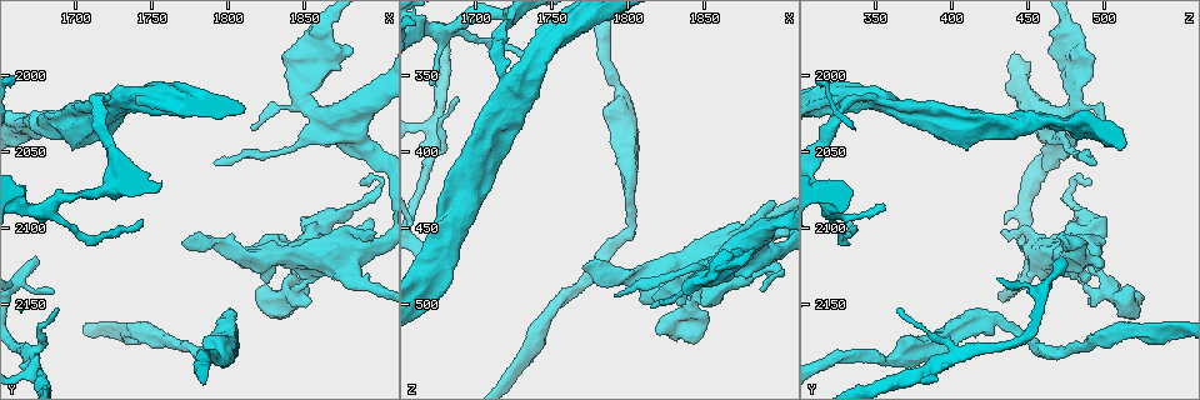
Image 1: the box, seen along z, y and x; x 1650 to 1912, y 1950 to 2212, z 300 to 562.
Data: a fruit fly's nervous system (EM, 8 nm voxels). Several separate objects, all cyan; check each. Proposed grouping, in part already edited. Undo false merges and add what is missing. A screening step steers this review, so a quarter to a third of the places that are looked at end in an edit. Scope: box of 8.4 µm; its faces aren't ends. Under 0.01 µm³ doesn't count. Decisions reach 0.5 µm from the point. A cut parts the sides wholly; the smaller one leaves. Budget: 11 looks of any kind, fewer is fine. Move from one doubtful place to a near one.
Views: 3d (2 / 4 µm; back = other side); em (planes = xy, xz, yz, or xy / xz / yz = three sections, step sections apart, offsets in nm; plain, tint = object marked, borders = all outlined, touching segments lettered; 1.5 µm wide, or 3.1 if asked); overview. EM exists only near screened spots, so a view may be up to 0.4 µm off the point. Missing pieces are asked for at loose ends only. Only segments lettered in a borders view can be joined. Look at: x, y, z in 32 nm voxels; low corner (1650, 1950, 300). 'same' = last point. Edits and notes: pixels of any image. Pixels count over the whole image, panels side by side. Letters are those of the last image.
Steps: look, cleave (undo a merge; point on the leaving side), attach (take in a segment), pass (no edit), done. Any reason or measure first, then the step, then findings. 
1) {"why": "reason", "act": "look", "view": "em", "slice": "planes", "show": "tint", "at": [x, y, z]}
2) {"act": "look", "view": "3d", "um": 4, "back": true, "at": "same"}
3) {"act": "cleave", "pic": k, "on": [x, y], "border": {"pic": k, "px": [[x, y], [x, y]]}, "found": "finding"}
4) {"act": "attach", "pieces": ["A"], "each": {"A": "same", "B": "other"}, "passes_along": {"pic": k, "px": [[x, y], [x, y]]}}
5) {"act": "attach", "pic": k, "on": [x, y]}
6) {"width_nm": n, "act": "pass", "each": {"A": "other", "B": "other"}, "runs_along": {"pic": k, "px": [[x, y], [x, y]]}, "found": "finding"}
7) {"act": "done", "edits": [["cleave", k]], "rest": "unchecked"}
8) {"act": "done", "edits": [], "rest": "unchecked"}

{"why": "an open end", "act": "look", "view": "em", "slice": "planes", "show": "borders", "at": [1672, 2120, 474]}

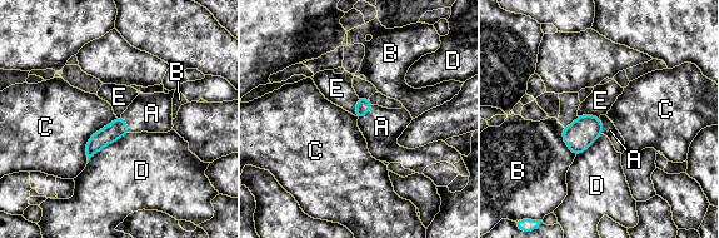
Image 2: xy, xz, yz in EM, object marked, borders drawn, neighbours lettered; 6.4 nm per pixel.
{"act": "attach", "pic": 2, "on": [382, 127], "each": {"A": "same", "B": "other", "C": "other", "D": "other", "E": "other"}, "found": "the cell continues"}

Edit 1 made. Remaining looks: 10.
{"act": "look", "view": "overview"}

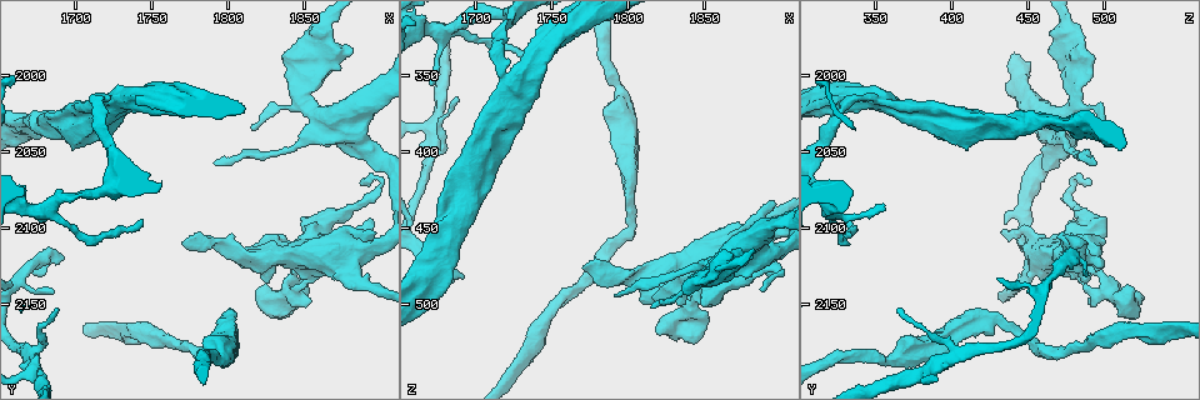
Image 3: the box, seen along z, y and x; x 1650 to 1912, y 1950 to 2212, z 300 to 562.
{"act": "look", "view": "em", "slice": "planes", "show": "tint", "at": [1854, 1968, 482]}

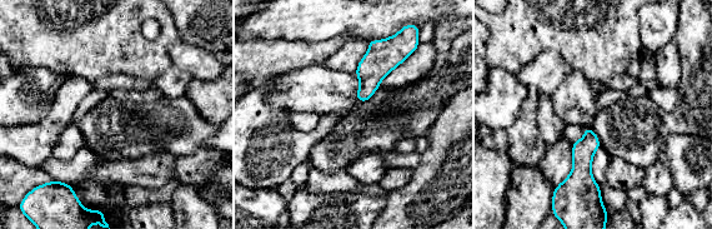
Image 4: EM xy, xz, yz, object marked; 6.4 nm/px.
{"act": "look", "view": "em", "slice": "planes", "show": "borders", "at": "same"}

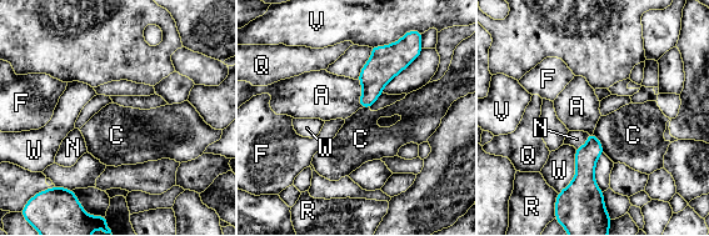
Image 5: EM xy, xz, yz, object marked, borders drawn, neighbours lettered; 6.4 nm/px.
{"act": "pass", "each": {"A": "other", "C": "other", "F": "other", "N": "other", "Q": "other", "R": "other", "V": "other", "W": "other"}, "border": {"pic": 5, "px": [[357, 80], [362, 88], [362, 108]]}, "found": "none of them fits"}

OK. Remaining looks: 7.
{"why": "tapers out", "act": "look", "view": "3d", "um": 2, "at": [1814, 2032, 502]}

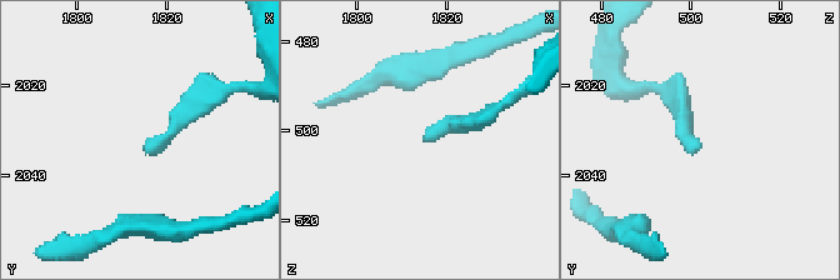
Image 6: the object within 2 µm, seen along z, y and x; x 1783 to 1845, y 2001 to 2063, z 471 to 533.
{"act": "look", "view": "em", "slice": "xy", "step": 4, "show": "tint", "at": [1815, 2031, 501]}

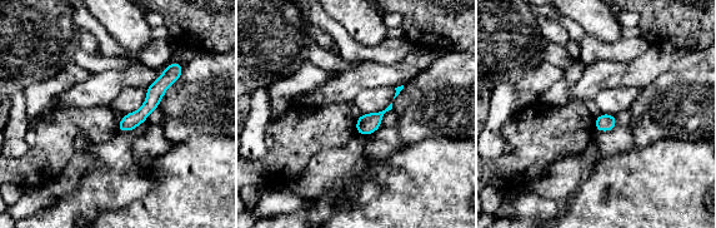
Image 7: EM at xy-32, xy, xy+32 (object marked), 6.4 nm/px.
{"why": "another direction", "act": "look", "view": "em", "slice": "planes", "show": "borders", "at": "same"}

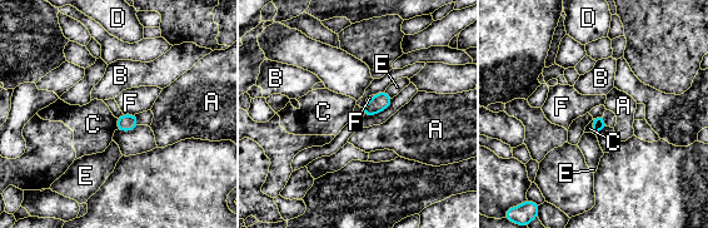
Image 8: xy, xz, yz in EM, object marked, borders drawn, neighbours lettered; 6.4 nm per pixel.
{"width_nm": 70, "act": "pass", "each": {"A": "other", "B": "other", "C": "other", "D": "other", "E": "other", "F": "other"}, "border": {"pic": 8, "px": [[115, 118], [116, 129]]}, "found": "no lettered segment goes on from it"}

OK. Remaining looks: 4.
{"act": "look", "view": "em", "slice": "xz", "step": 4, "show": "tint", "at": [1678, 2032, 480]}

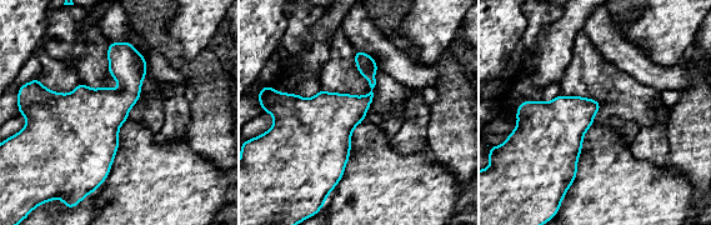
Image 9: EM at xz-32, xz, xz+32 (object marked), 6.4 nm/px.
{"act": "look", "view": "em", "slice": "xy", "step": 8, "show": "borders", "at": "same"}

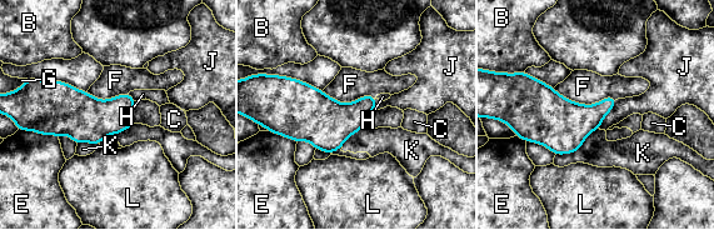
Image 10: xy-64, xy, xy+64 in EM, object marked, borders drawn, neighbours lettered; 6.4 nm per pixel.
{"act": "pass", "each": {"B": "other", "C": "other", "E": "other", "F": "other", "G": "other", "H": "other", "J": "other", "K": "other", "L": "other"}, "found": "all the same cell"}

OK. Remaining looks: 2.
{"act": "done", "edits": [["attach", 2]], "rest": "unchecked"}

